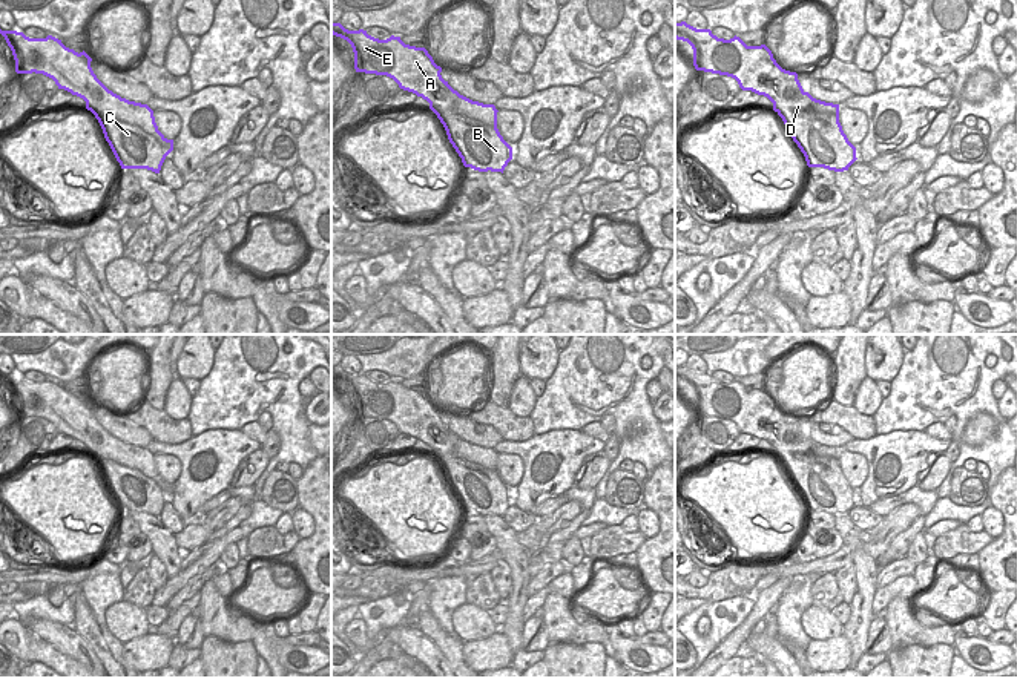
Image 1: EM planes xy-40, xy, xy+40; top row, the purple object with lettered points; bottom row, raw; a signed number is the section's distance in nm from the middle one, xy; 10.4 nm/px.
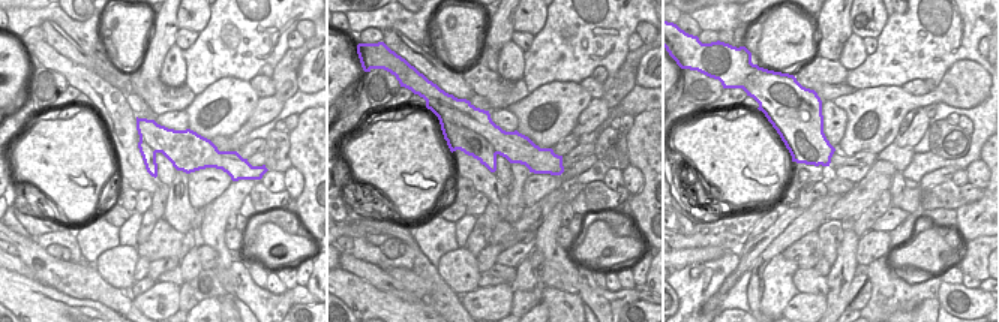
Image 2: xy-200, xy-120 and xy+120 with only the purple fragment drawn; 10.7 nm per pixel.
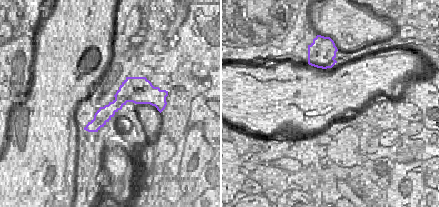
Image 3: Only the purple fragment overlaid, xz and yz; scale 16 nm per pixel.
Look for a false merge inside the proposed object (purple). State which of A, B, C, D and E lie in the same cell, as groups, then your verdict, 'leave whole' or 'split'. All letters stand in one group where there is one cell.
A E / B C D; split

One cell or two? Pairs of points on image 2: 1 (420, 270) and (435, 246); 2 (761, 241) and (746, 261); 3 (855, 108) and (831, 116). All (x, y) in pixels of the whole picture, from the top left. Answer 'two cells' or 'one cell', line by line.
1: two cells
2: one cell
3: two cells

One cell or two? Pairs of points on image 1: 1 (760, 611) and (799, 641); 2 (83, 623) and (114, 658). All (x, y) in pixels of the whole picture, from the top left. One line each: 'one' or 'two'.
1: two
2: one

